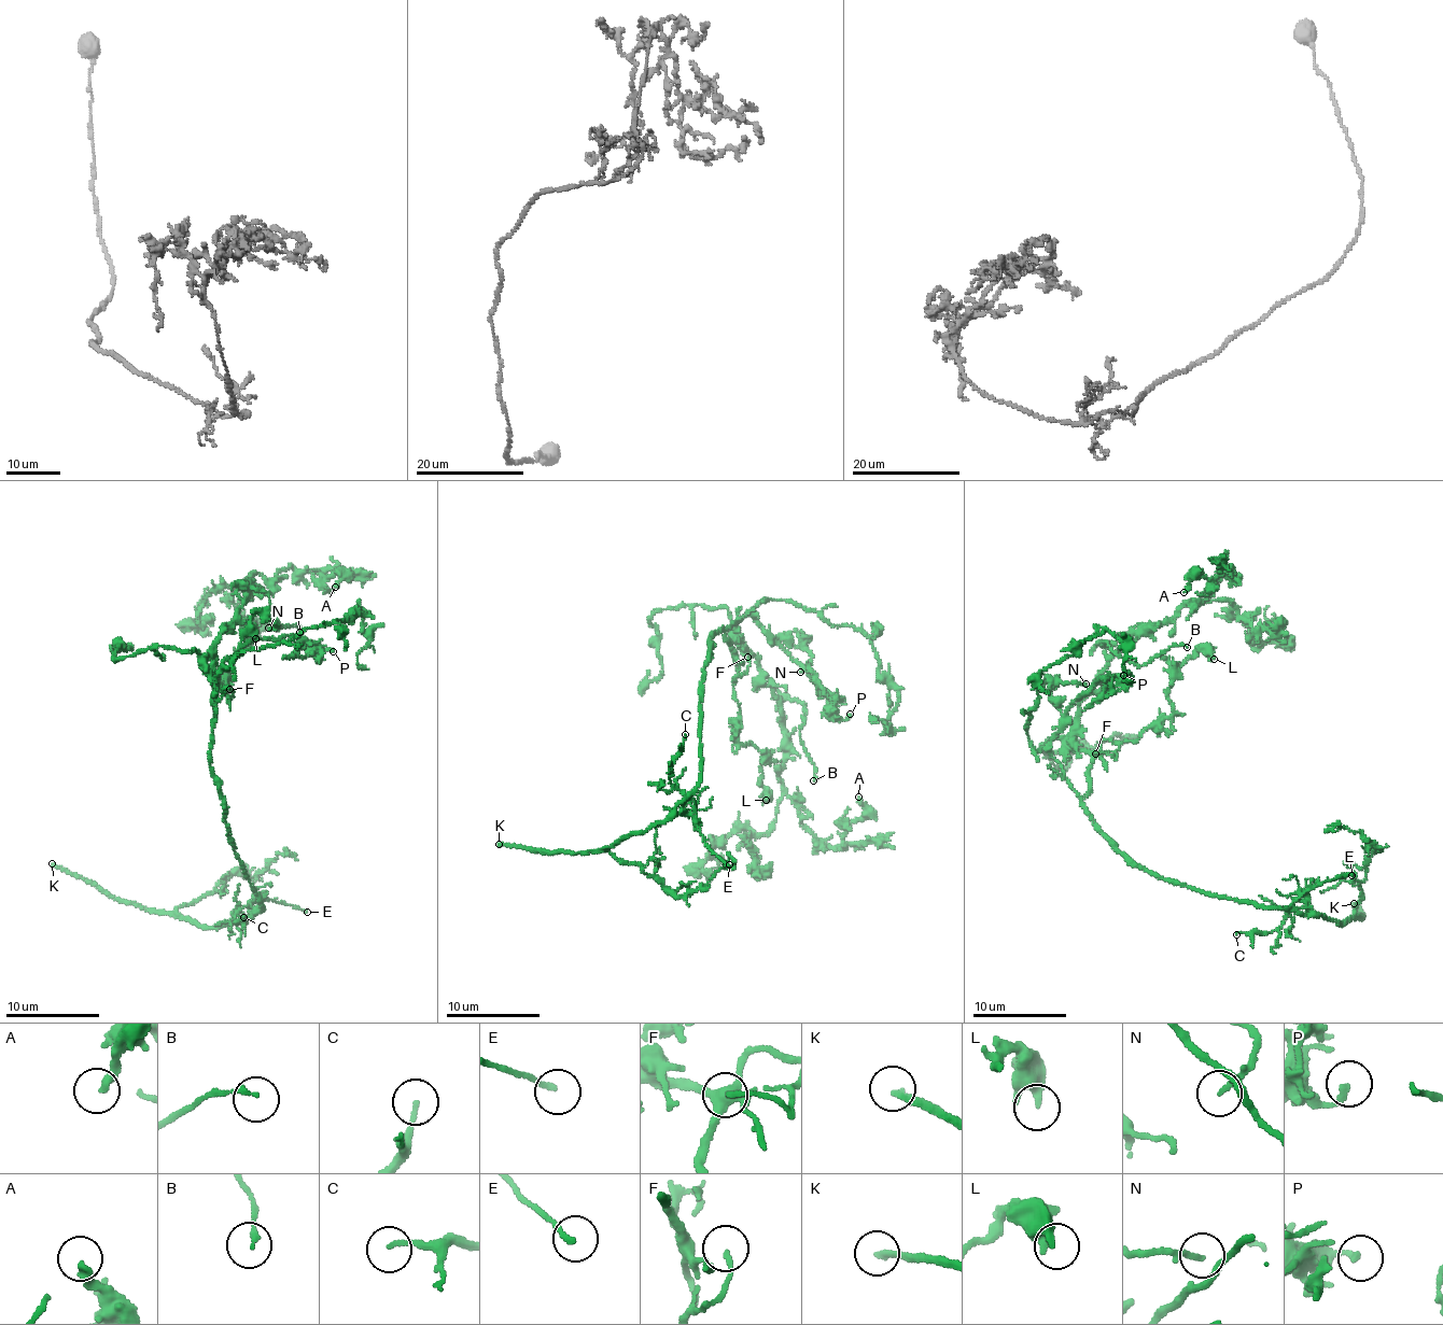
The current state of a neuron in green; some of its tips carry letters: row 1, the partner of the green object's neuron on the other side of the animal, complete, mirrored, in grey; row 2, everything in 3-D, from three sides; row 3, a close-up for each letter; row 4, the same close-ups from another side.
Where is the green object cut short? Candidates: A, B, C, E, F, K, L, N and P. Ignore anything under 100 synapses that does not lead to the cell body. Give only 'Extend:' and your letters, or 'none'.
Extend: K

